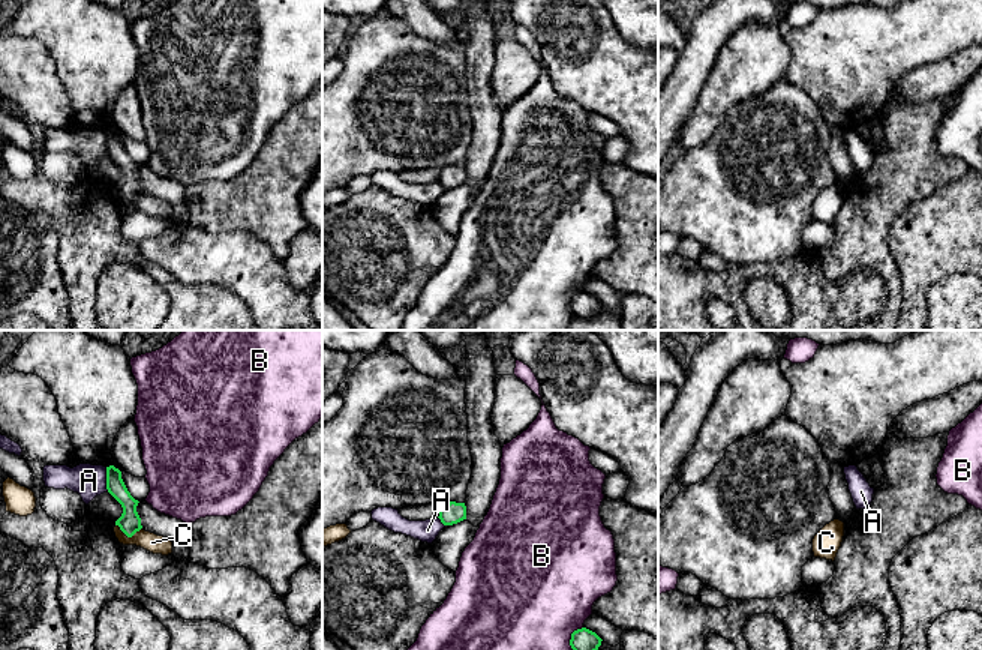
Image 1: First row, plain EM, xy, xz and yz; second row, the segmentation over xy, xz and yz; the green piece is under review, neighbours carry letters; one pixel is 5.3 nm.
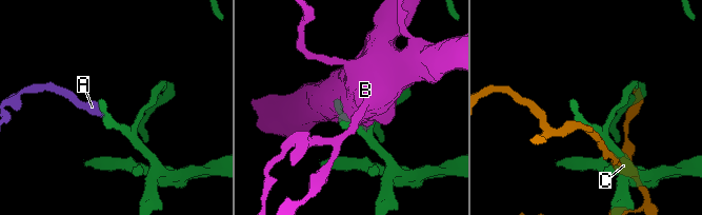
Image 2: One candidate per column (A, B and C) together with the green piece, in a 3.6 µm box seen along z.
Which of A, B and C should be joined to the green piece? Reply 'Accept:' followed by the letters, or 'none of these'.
Accept: none of these

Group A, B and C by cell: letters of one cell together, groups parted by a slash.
A B / C

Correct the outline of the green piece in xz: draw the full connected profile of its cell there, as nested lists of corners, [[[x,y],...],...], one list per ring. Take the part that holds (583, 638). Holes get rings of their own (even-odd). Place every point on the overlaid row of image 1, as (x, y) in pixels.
[[[582,627],[571,633],[570,645],[573,650],[598,650],[601,641],[595,632]]]

